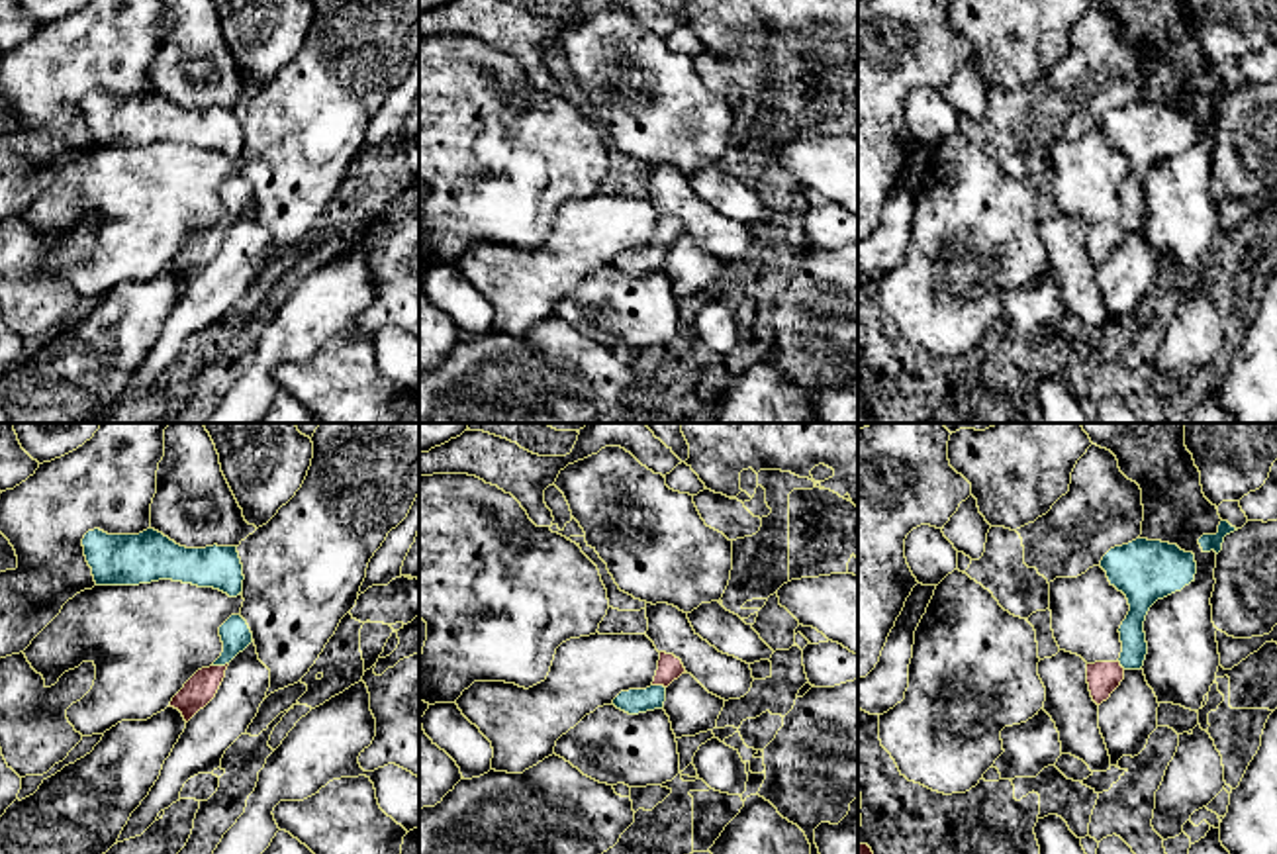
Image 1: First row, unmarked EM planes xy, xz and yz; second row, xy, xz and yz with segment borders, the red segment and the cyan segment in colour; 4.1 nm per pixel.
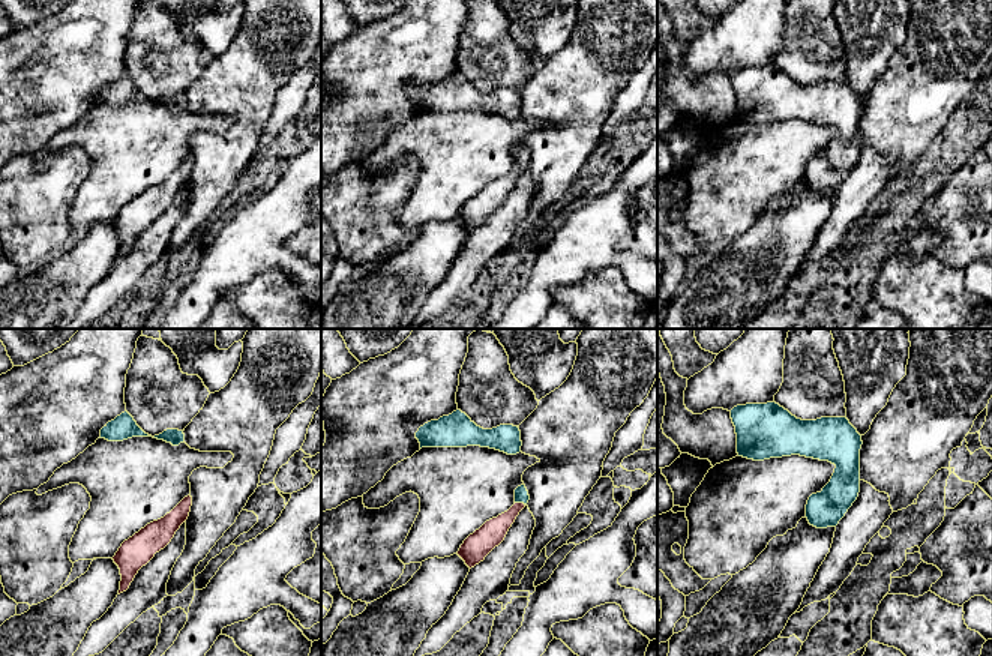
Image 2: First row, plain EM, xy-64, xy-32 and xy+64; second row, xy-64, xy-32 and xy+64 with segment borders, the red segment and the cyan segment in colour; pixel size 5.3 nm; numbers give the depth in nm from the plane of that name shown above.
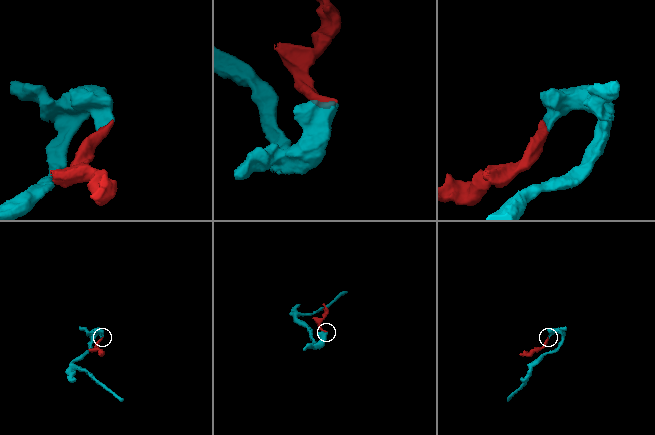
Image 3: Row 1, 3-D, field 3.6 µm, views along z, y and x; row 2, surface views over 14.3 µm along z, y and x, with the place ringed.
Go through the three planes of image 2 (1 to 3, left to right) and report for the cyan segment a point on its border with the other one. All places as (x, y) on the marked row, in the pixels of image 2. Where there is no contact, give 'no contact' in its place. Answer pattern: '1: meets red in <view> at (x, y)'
1: no contact
2: meets red in xy-32 at (520, 503)
3: no contact

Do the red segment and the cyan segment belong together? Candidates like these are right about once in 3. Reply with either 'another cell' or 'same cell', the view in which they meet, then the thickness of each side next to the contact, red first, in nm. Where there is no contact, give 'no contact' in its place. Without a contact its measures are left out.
same cell; meets red in xy; 120 nm thick on the red side, 130 nm on the other

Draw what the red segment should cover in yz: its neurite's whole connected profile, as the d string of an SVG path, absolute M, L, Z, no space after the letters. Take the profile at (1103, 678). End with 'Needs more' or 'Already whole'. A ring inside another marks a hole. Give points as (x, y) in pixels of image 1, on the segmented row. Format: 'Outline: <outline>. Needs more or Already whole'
Outline: M1136 539L1111 548L1103 556L1101 568L1111 586L1126 595L1130 611L1118 629L1120 658L1087 664L1087 684L1097 705L1120 686L1126 670L1144 666L1148 654L1144 621L1150 607L1195 582L1197 562L1193 552L1185 552L1177 545Z. Needs more

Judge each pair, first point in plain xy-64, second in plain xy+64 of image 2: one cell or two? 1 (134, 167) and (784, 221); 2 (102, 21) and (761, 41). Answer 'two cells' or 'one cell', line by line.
1: two cells
2: one cell

